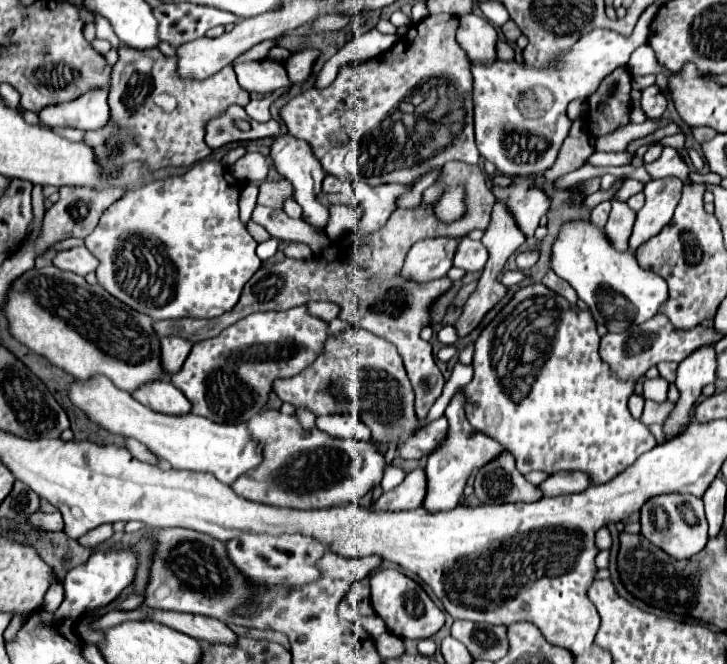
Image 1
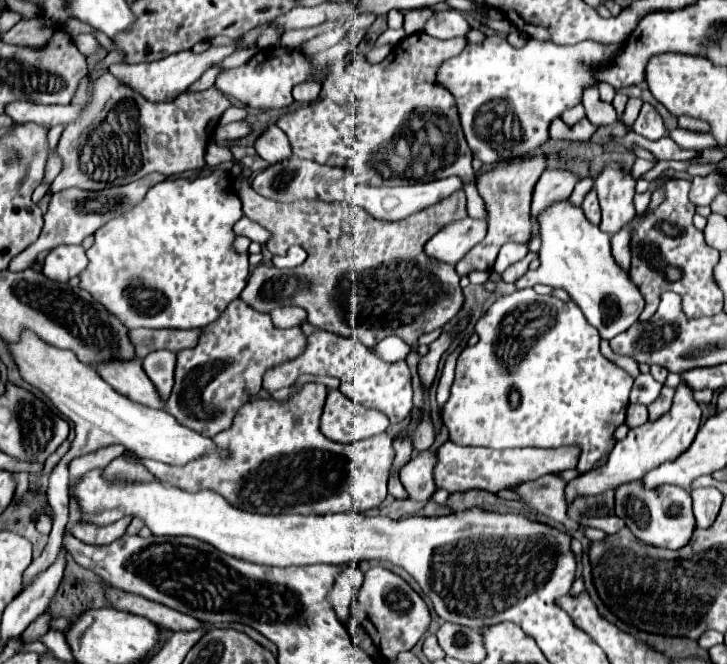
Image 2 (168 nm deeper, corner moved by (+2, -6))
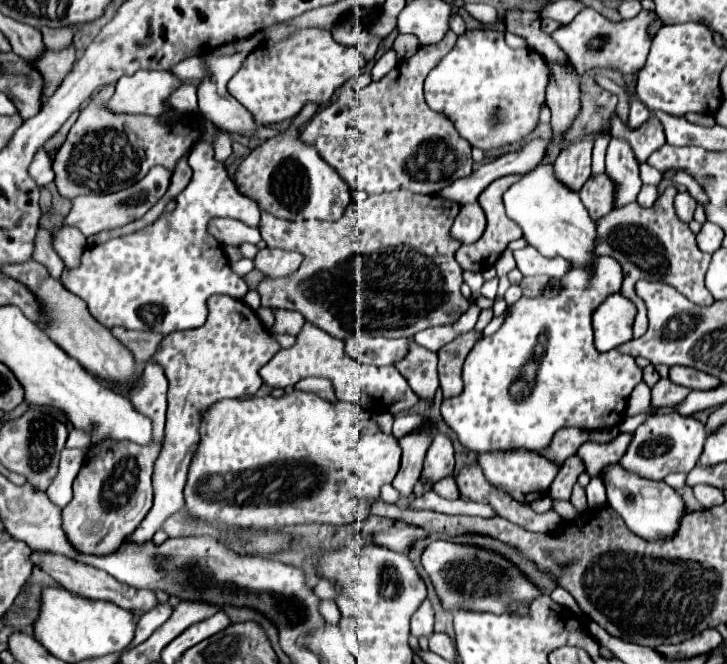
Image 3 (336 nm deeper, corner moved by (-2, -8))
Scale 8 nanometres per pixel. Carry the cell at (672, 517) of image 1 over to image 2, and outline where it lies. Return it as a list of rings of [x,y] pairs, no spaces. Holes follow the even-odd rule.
[[[642,479],[624,483],[614,491],[614,513],[626,523],[626,527],[644,543],[668,549],[680,549],[692,537],[696,527],[692,515],[690,493],[676,485],[660,485],[656,489],[646,489]]]

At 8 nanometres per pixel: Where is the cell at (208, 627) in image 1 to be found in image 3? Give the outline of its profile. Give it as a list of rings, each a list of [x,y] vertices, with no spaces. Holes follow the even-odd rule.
[[[32,553],[32,561],[34,565],[40,565],[42,571],[46,571],[52,579],[56,579],[62,587],[66,587],[68,591],[72,591],[74,595],[82,595],[86,599],[100,599],[100,601],[110,601],[116,603],[122,609],[138,609],[138,611],[152,611],[158,605],[158,599],[152,591],[144,591],[144,589],[132,589],[130,585],[124,585],[120,581],[116,581],[112,575],[108,575],[106,571],[100,571],[96,567],[78,563],[74,559],[62,557],[62,555],[50,555],[50,553]]]

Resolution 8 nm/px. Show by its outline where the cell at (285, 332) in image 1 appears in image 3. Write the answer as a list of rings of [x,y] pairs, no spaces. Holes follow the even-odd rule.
[[[212,295],[208,299],[208,311],[208,319],[202,327],[166,335],[158,353],[152,357],[152,361],[158,361],[164,367],[170,383],[166,435],[162,453],[154,465],[154,507],[128,541],[150,541],[162,521],[184,507],[184,485],[188,467],[198,449],[202,413],[206,413],[216,401],[254,395],[262,385],[258,375],[260,367],[264,367],[272,355],[282,349],[282,345],[244,301],[228,295]]]

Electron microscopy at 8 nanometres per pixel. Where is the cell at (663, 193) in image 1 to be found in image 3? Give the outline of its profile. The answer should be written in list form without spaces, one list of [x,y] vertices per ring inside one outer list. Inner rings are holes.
[[[600,257],[594,267],[594,275],[584,273],[584,269],[572,269],[562,279],[562,291],[556,297],[520,297],[514,305],[508,307],[508,315],[502,327],[490,335],[482,337],[472,351],[468,353],[462,369],[464,391],[458,397],[442,401],[442,417],[448,427],[456,433],[462,447],[484,453],[484,451],[508,451],[508,449],[546,449],[552,443],[556,431],[564,427],[576,427],[584,431],[614,429],[626,417],[624,409],[632,389],[642,381],[642,369],[634,363],[632,355],[622,355],[616,351],[600,353],[594,345],[592,331],[592,311],[606,295],[620,291],[624,273],[620,263],[614,257]],[[536,345],[542,345],[544,351],[536,357]],[[536,363],[536,377],[532,383],[522,379],[522,367]]]

